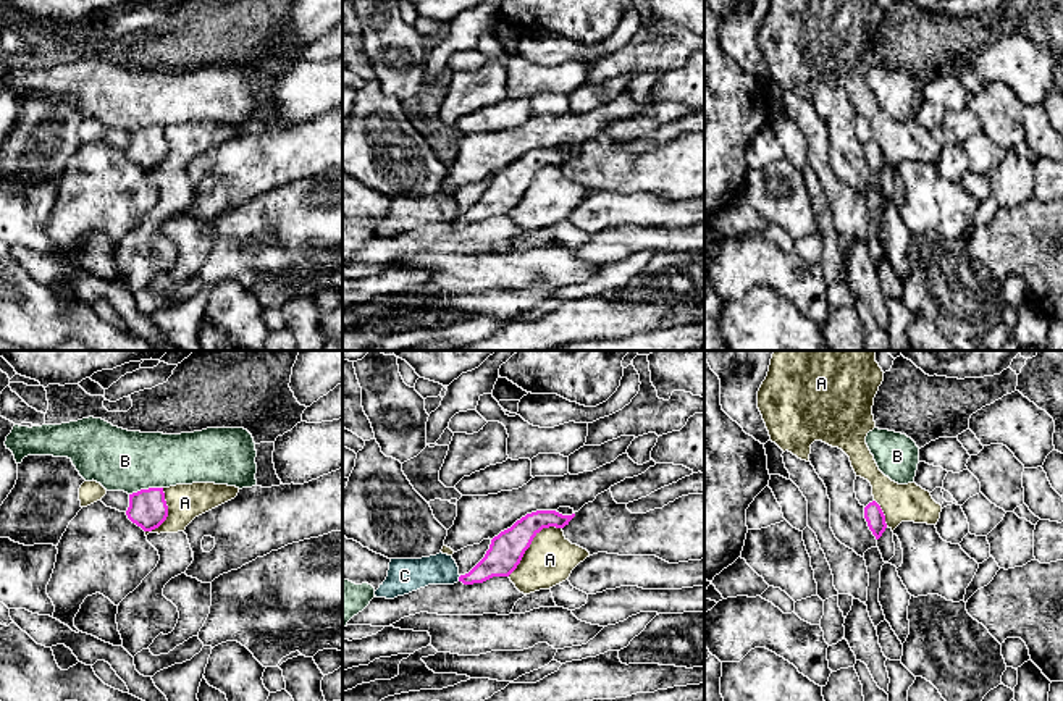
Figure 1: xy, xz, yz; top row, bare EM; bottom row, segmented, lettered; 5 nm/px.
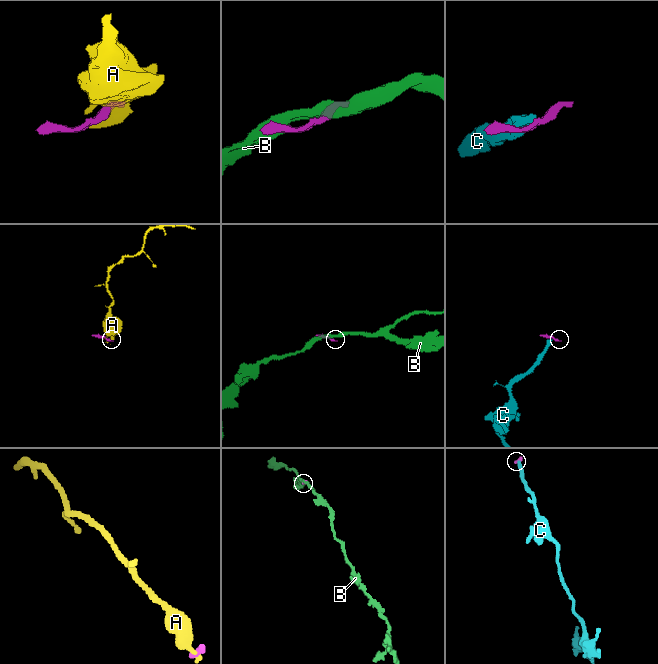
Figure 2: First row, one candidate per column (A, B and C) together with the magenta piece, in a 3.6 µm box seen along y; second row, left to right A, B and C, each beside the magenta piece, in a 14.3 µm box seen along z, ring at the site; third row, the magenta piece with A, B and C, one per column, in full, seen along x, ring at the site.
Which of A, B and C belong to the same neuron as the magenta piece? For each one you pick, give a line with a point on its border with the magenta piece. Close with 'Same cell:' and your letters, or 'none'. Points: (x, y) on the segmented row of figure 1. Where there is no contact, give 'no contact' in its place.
Same cell: none

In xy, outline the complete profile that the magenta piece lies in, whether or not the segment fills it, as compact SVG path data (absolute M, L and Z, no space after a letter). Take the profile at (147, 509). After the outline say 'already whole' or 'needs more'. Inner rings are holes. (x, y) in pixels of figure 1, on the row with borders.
M149 488L129 494L126 515L144 531L158 528L168 517L163 488Z; already whole

